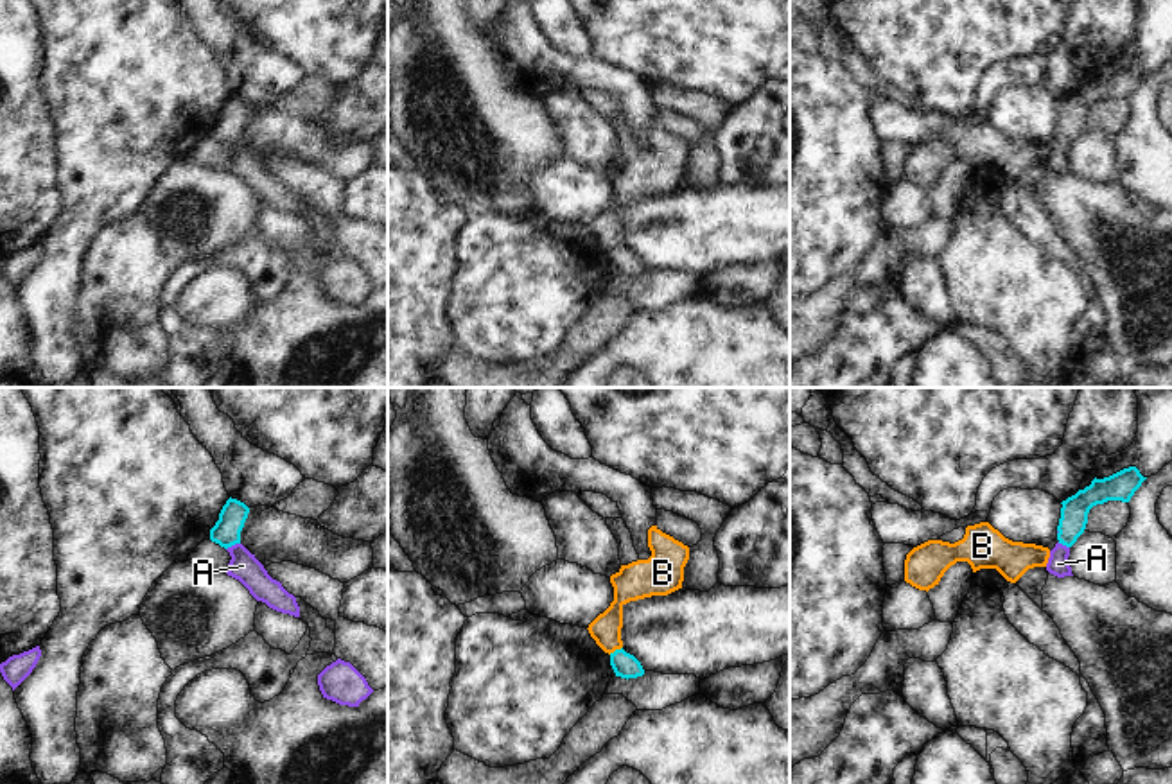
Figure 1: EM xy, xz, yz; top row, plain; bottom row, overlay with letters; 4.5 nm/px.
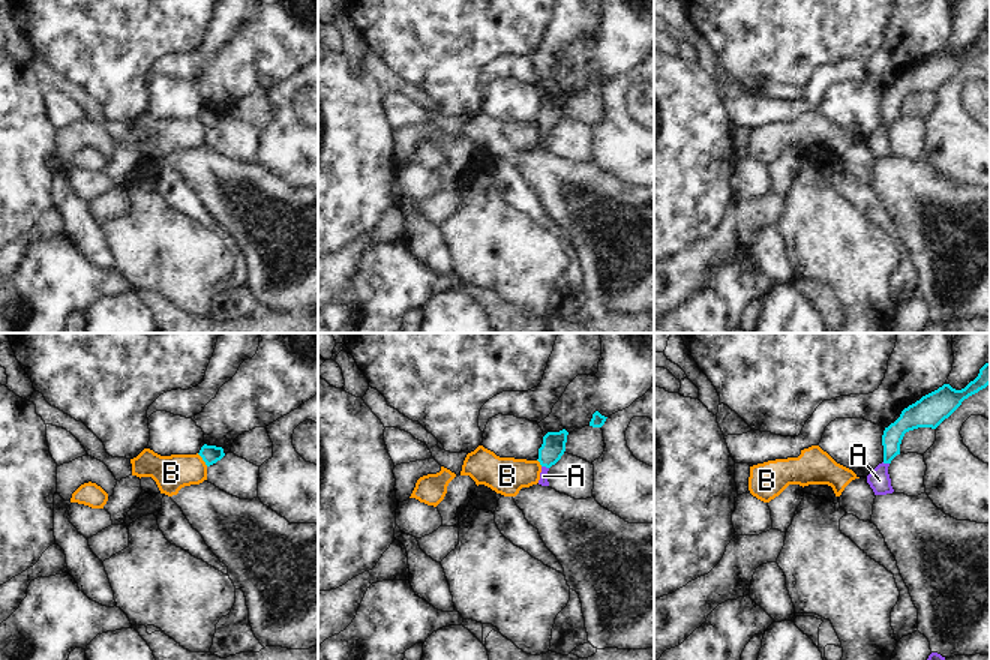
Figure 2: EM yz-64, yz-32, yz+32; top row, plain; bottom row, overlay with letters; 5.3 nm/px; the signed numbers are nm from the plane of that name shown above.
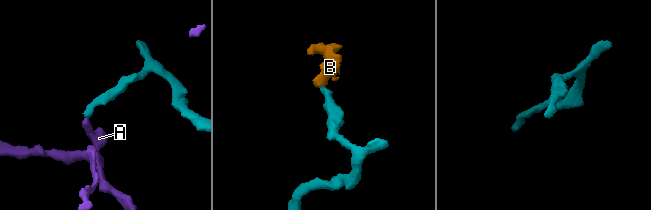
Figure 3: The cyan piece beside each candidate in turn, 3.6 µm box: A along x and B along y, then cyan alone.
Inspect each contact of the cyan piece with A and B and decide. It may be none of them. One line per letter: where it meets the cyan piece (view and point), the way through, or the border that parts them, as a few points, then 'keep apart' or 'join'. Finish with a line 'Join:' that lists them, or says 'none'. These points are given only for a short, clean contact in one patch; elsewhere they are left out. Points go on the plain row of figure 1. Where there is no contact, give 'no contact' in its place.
A: xy (232, 142) | across xy (227, 130), (232, 142), (243, 164) | join
B: xz (616, 248) | along xz (621, 244), (609, 252) | keep apart
Join: A

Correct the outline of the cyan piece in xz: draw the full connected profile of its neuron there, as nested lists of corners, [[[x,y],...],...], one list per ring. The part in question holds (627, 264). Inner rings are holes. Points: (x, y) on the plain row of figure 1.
[[[623,246],[610,251],[610,264],[616,274],[621,274],[626,278],[644,273],[641,260],[634,253],[626,251]]]

